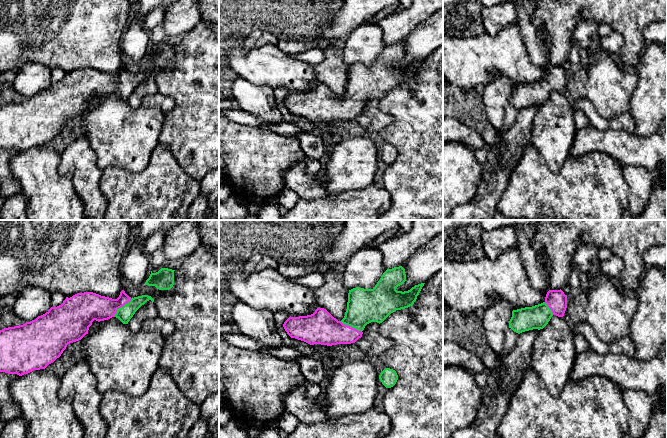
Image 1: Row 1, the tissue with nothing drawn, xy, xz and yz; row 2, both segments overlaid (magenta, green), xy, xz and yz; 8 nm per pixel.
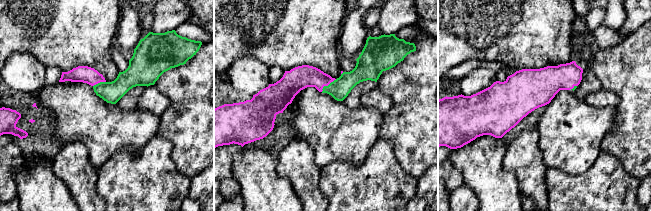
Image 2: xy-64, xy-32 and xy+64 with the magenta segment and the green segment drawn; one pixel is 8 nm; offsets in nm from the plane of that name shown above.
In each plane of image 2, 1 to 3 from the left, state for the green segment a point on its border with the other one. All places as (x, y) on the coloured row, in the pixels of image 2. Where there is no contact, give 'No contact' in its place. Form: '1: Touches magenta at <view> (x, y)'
1: Touches magenta at xy-64 (99, 82)
2: Touches magenta at xy-32 (327, 85)
3: Touches magenta at xy+64 (573, 87)

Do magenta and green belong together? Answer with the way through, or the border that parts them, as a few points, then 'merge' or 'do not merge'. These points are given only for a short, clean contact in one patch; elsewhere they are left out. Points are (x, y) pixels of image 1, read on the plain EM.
runs through xy (90, 82), (121, 82), (124, 90); merge

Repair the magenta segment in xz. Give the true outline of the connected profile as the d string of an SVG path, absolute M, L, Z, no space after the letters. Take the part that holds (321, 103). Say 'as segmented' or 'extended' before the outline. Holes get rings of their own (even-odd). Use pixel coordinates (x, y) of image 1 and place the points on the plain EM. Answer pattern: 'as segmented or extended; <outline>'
extended; M402 42L387 45L373 65L356 63L349 66L347 85L341 97L326 85L317 84L311 91L289 93L283 103L291 114L310 121L355 119L362 113L367 100L380 100L396 86L414 80L425 59L415 61L408 67L397 67L396 64L405 57Z

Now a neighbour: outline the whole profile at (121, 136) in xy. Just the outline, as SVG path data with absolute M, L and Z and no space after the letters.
M116 93L100 98L94 96L81 116L84 136L97 155L98 167L102 170L119 167L134 173L147 167L151 154L159 143L165 121L165 113L160 109L143 105L131 108L127 100Z

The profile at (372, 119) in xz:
M371 98L362 107L362 113L355 120L366 132L380 132L394 122L394 117L383 113L379 108L379 99Z

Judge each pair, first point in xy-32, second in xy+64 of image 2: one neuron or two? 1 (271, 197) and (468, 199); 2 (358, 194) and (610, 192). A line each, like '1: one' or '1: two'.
1: two
2: one

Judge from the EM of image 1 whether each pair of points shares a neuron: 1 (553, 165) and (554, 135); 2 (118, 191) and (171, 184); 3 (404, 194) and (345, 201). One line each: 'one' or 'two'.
1: one
2: one
3: two

